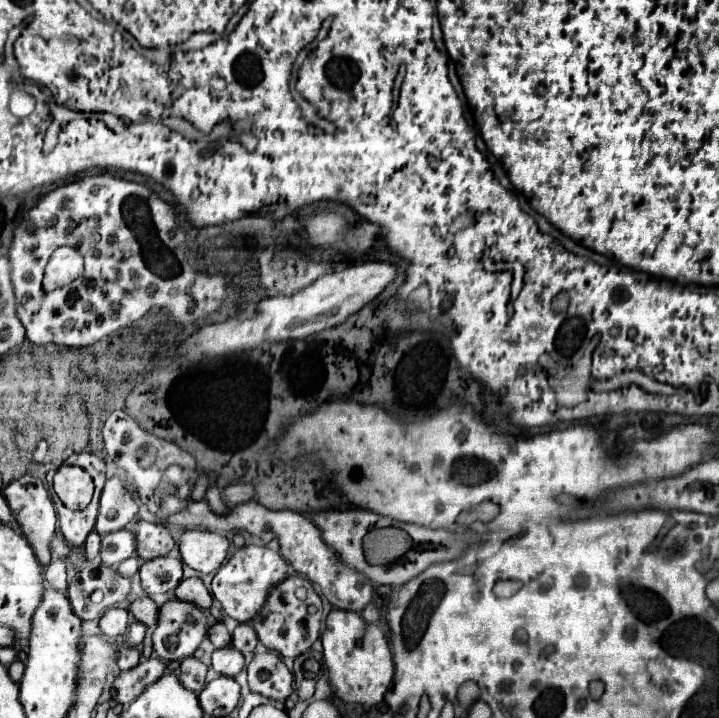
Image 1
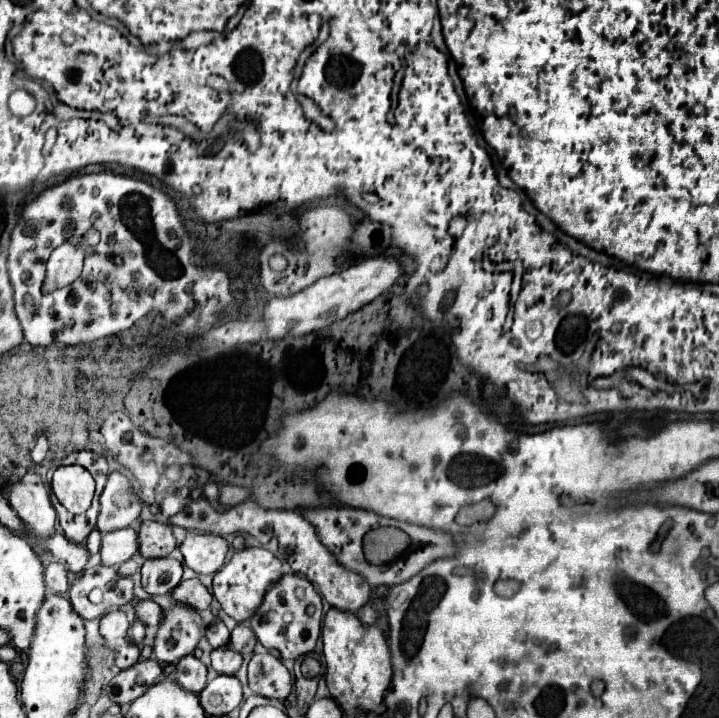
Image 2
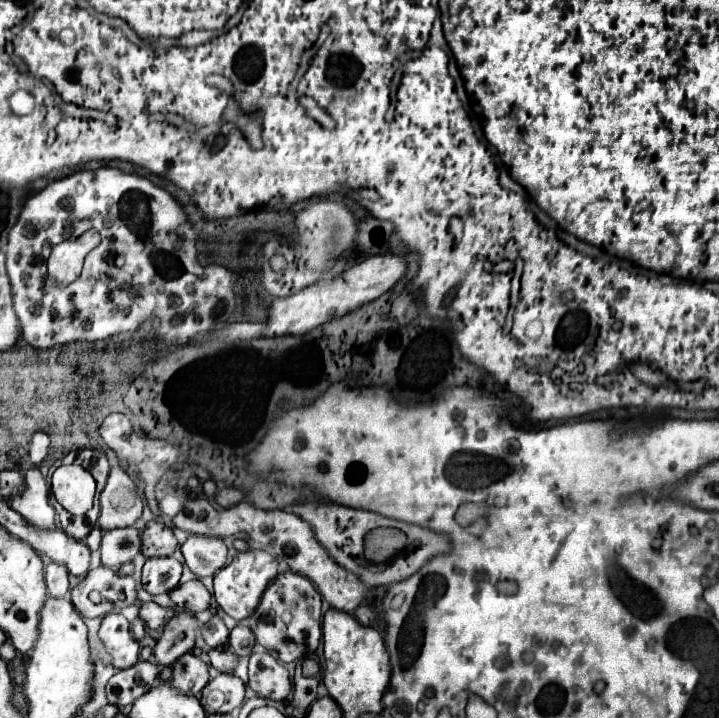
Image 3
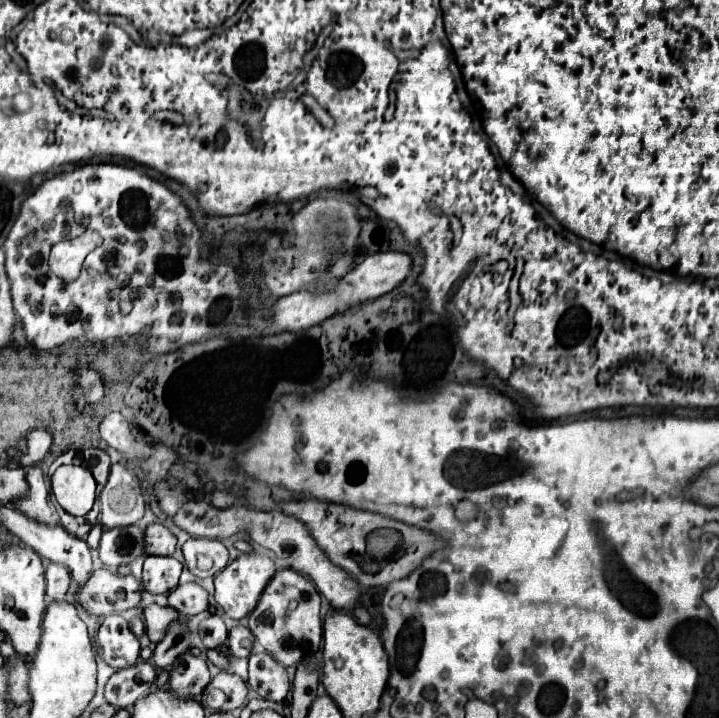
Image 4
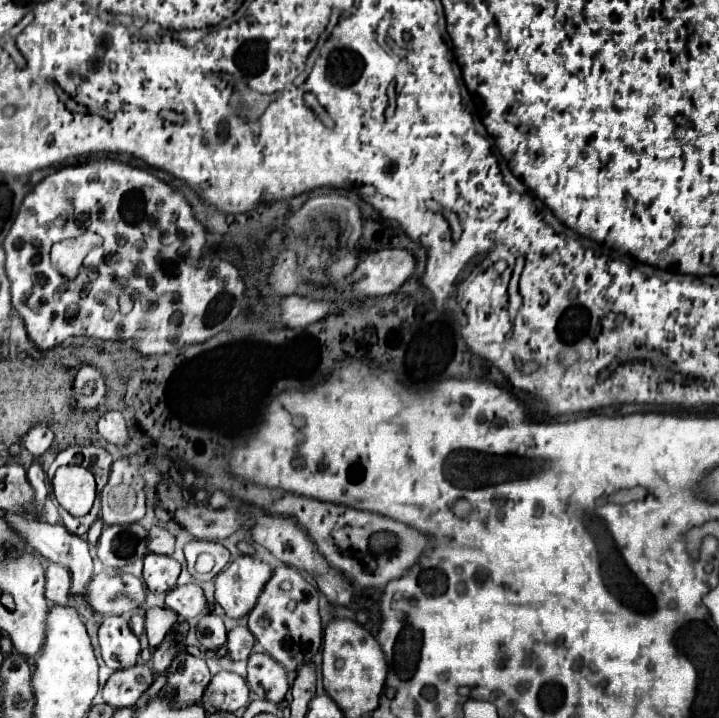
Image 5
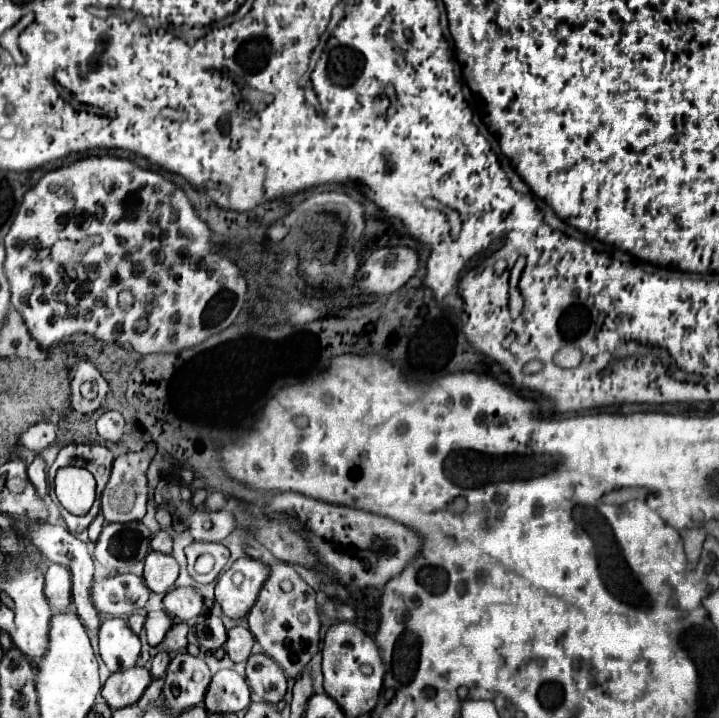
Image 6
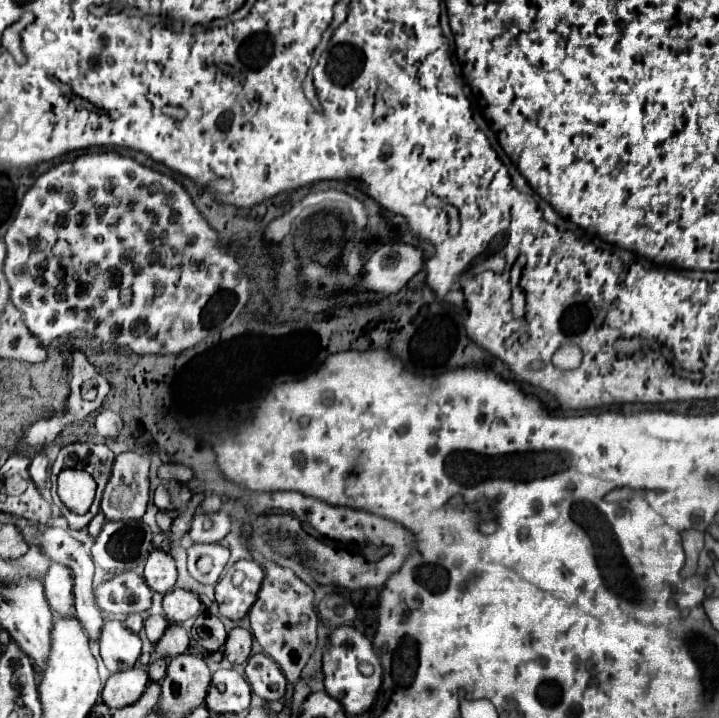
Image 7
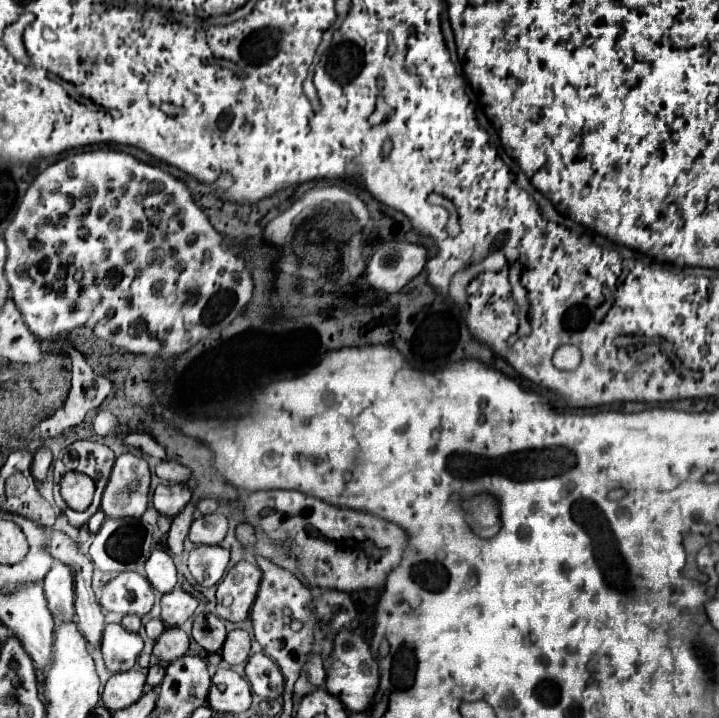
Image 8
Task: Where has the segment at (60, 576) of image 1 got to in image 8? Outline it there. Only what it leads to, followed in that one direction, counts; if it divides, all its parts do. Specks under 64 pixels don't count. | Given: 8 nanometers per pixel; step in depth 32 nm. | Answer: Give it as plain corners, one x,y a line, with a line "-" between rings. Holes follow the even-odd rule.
54,562
50,572
44,578
44,596
48,608
54,616
54,622
72,622
74,620
74,574
68,564

